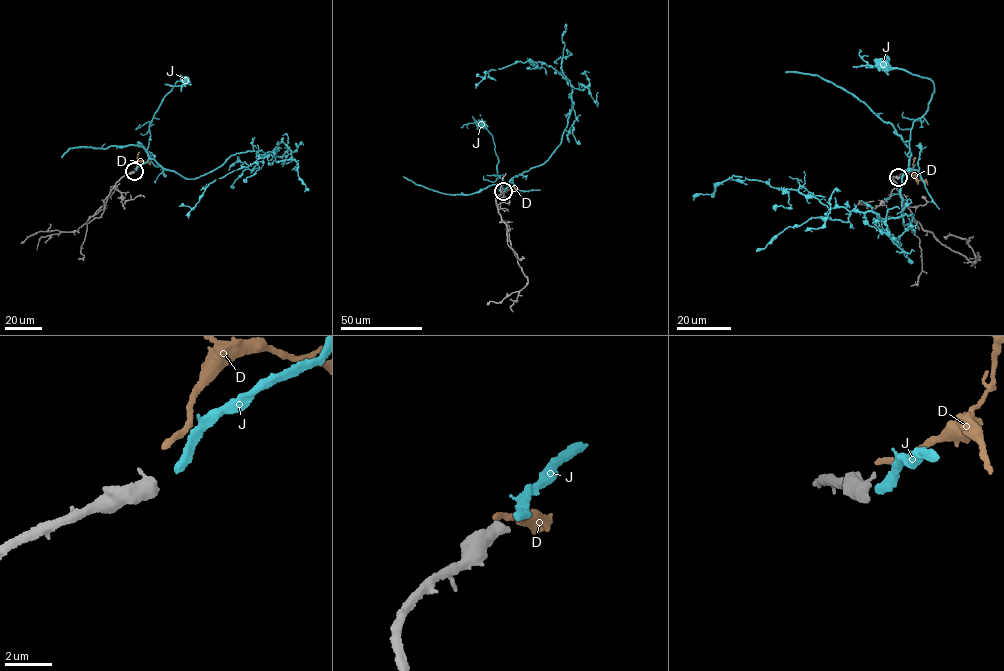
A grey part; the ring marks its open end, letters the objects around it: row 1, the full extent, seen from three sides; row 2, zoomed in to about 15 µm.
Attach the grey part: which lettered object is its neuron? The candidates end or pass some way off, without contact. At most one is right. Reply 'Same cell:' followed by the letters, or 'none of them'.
Same cell: J

